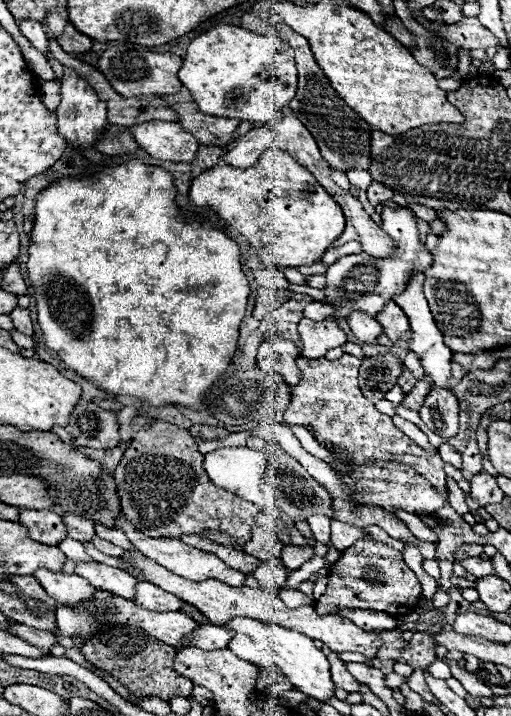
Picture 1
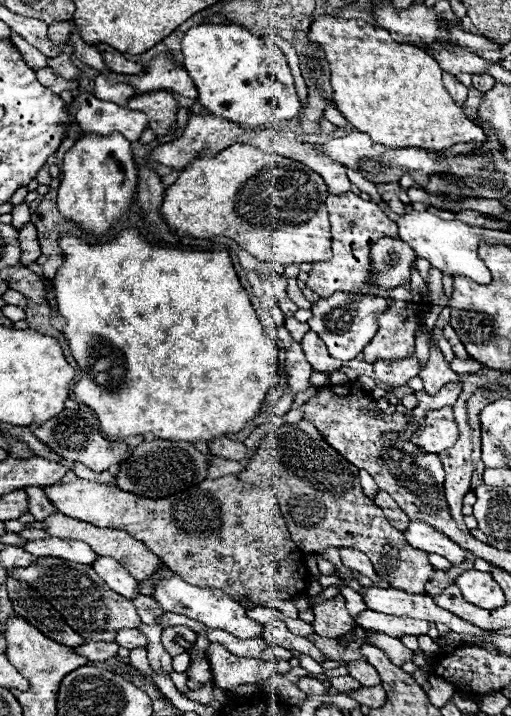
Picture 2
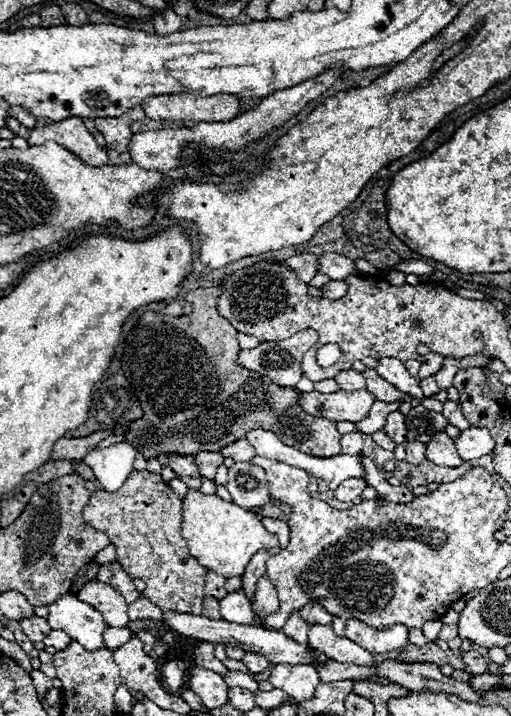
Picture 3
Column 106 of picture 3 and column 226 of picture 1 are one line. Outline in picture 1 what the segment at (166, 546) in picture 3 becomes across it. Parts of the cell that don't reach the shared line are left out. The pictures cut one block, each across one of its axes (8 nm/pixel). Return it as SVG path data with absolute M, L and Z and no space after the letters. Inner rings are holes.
M152 420L148 426L142 426L114 470L124 514L128 522L150 538L180 538L218 530L232 536L234 550L244 552L244 544L252 540L260 510L256 504L216 488L204 472L202 460L204 454L198 452L188 430L164 420Z

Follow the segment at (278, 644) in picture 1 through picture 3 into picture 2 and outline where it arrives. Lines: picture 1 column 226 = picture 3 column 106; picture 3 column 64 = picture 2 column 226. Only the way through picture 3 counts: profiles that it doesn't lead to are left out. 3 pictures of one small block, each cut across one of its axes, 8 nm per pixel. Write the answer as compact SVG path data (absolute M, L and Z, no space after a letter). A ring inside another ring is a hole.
M170 574L166 580L158 580L154 586L154 600L158 600L162 604L162 608L166 612L174 612L174 614L182 614L186 618L198 620L202 624L206 624L208 628L216 628L216 630L224 630L224 632L232 632L232 636L240 638L240 640L248 640L248 638L262 638L264 630L262 624L248 618L246 608L242 608L236 600L232 600L228 594L224 594L222 590L216 588L198 588L192 586L184 580L180 580L180 576Z

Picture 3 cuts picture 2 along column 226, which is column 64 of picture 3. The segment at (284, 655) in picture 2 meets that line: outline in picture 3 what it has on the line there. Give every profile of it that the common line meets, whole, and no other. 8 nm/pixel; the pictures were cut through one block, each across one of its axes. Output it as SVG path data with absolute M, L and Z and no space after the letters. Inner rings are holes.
M50 630L50 632L48 632L48 636L44 638L44 644L46 644L46 646L52 646L52 648L56 648L56 652L58 652L58 650L64 650L64 648L68 648L68 644L70 644L70 636L68 636L66 632Z

